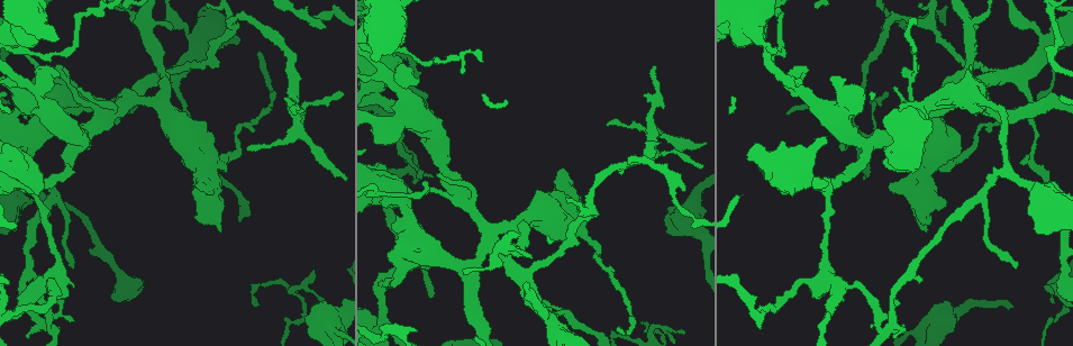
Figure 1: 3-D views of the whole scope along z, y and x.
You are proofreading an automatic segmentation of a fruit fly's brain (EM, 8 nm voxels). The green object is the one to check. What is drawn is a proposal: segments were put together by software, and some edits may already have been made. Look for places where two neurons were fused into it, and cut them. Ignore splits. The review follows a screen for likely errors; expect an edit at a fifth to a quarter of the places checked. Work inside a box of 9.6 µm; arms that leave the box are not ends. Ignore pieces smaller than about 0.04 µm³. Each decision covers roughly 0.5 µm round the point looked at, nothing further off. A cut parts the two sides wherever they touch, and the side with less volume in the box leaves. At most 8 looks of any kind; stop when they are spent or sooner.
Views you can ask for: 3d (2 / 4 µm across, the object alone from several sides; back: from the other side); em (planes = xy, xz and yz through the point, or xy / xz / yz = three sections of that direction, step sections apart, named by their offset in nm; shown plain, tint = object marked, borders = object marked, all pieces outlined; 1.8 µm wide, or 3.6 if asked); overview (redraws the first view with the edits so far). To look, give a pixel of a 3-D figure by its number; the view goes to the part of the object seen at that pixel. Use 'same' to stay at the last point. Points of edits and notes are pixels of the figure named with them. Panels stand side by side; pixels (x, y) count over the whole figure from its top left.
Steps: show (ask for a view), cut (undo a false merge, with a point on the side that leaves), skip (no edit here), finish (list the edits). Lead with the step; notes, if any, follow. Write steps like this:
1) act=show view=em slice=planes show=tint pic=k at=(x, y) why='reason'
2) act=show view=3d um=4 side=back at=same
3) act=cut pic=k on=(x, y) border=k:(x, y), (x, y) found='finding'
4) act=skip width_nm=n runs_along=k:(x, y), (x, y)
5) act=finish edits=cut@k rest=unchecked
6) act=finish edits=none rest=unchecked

act=show view=3d um=2 pic=1 at=(27, 84) why='three-way junction'

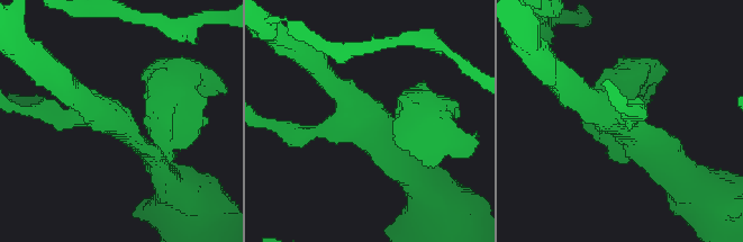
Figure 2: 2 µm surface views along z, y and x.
act=show view=em slice=planes show=tint pic=2 at=(119, 128) why='shape alone is not enough'

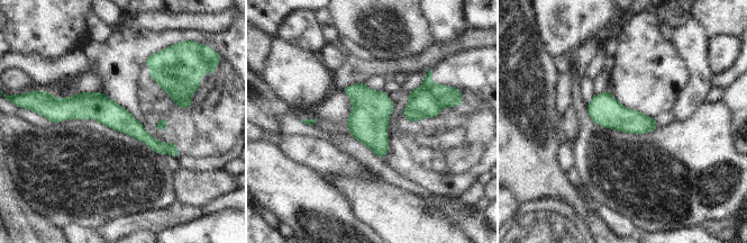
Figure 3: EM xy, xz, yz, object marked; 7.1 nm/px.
act=cut pic=3 on=(171, 149) border=3:(164, 144), (166, 152) found='two neurons meet here'

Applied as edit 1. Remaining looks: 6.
act=show view=overview

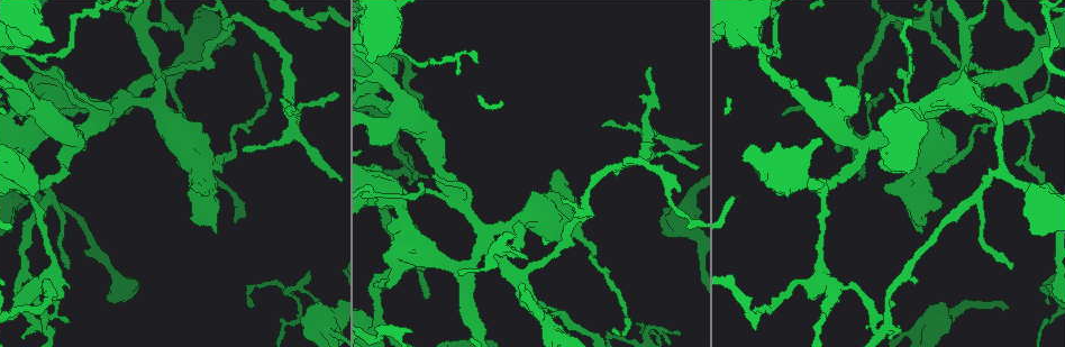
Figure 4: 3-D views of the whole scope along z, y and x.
act=show view=3d um=4 pic=4 at=(400, 258) why='abrupt turn'

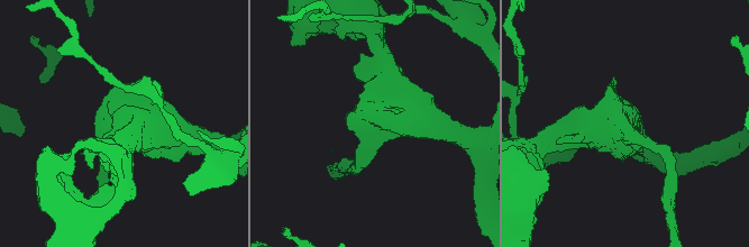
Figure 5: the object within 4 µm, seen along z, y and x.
act=show view=em um=3.6 slice=planes show=tint pic=5 at=(624, 135) why='shape alone is not enough'

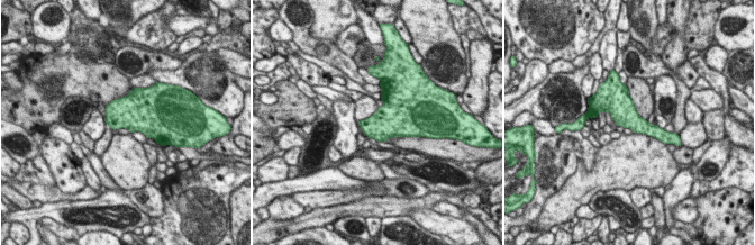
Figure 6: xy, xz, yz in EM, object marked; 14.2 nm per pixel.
act=skip found='one neuron here'

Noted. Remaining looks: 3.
act=show view=em slice=planes show=tint pic=4 at=(41, 325) why='sharp bend'

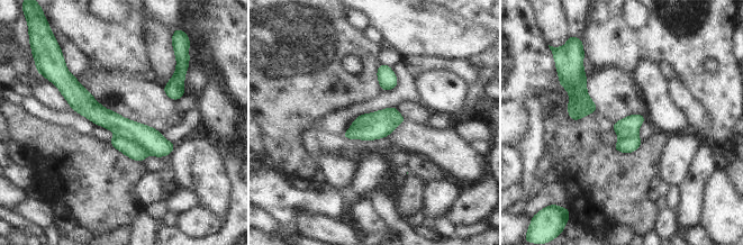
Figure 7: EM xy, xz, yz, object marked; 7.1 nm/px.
act=skip runs_along=7:(65, 90), (134, 139), (168, 152) found='all the same neuron'

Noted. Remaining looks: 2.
act=finish edits=cut@3 rest=unchecked

